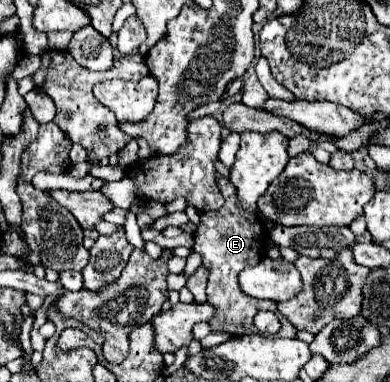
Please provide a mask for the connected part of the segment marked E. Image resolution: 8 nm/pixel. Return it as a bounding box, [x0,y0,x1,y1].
[194,175,280,335]

